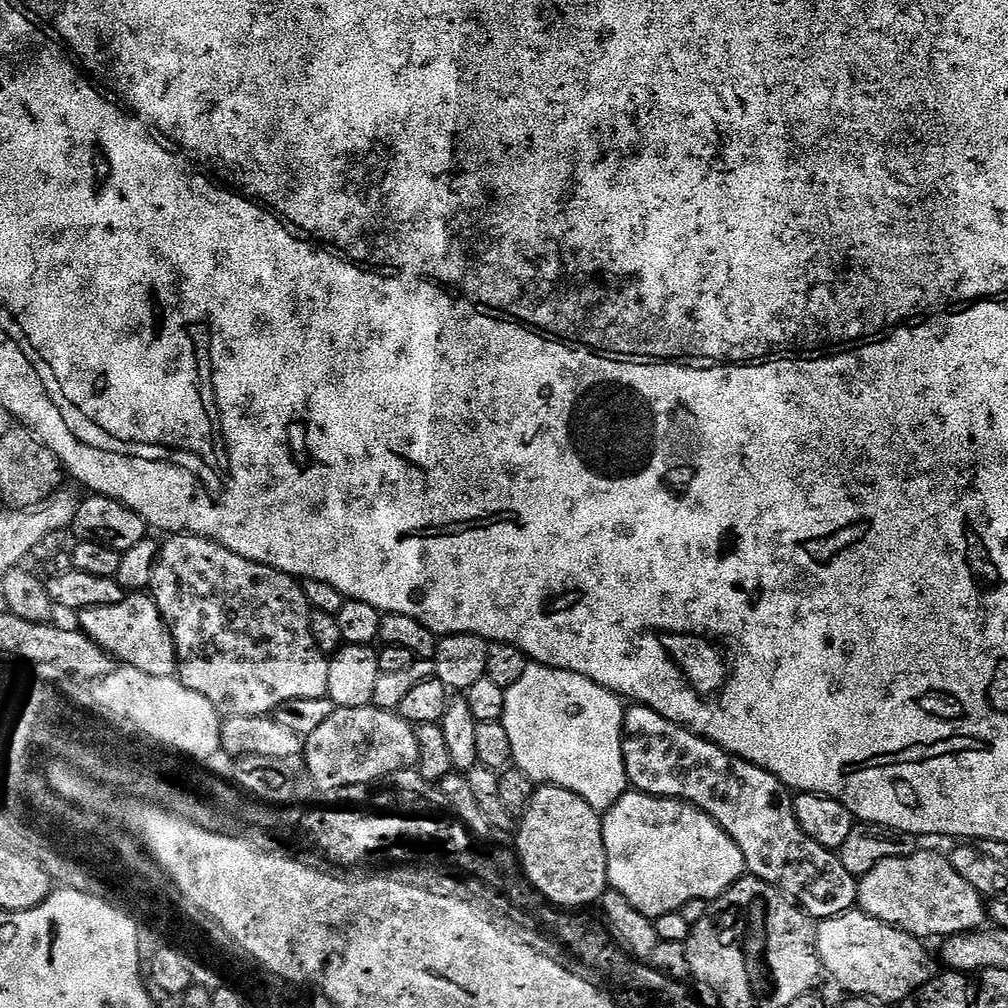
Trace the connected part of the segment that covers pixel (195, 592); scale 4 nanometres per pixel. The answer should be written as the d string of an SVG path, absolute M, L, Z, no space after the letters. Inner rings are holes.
M172 534L168 541L160 544L160 556L154 566L154 574L150 578L147 591L152 601L158 606L166 626L172 631L174 646L176 647L176 666L178 678L190 690L202 694L202 698L216 707L221 717L226 716L266 716L275 713L282 702L291 700L305 700L306 698L322 698L328 694L330 682L330 670L328 669L329 657L314 642L314 634L310 634L310 618L313 611L308 607L308 599L304 593L301 581L296 577L279 572L277 568L271 568L258 562L250 562L230 549L222 547L217 540L210 540L207 536L193 536L191 534Z

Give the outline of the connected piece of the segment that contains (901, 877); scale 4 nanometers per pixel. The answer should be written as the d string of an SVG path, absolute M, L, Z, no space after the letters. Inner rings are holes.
M918 850L906 858L886 858L886 862L878 862L878 866L870 870L870 874L859 877L856 885L856 902L859 911L865 912L866 915L921 938L947 938L960 932L974 932L986 920L985 897L981 896L978 890L974 890L974 886L970 886L970 882L966 882L966 878L962 878L958 870L954 870L947 855L939 856L936 852L924 850Z

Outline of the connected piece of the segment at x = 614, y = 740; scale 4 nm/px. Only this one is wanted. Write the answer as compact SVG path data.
M533 663L526 674L514 682L514 686L506 689L506 710L502 723L506 726L506 734L510 734L515 767L537 785L565 788L578 794L578 798L590 802L593 810L603 814L613 808L630 788L622 754L625 711L621 697L598 686L598 682L590 682L590 678L582 674Z

